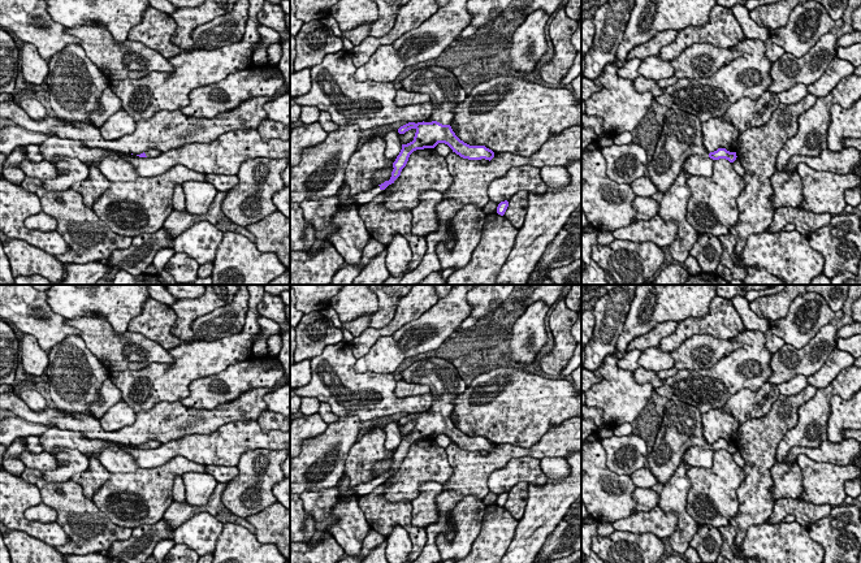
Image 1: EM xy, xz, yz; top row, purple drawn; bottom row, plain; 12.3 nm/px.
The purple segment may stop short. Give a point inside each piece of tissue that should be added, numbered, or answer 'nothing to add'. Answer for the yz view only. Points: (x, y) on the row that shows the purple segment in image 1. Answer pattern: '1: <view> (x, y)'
1: yz (682, 135)

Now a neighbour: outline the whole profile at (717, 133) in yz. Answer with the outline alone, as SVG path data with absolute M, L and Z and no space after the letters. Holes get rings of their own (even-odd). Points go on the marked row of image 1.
M714 117L702 122L702 143L705 150L710 153L718 148L726 148L730 152L737 151L739 131L730 121L723 117Z

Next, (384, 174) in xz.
M391 165L391 166L388 166L388 168L384 168L384 169L377 170L377 172L373 174L375 186L378 186L378 185L384 183L385 181L389 181L390 177L391 177L393 169L394 169L394 168L393 168L393 165Z

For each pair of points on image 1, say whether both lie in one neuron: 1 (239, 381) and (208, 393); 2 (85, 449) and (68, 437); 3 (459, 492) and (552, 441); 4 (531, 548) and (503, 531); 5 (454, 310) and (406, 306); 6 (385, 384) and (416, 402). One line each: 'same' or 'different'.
1: same
2: same
3: same
4: different
5: different
6: same

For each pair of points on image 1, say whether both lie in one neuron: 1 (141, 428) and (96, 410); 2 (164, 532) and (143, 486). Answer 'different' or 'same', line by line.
1: different
2: different

